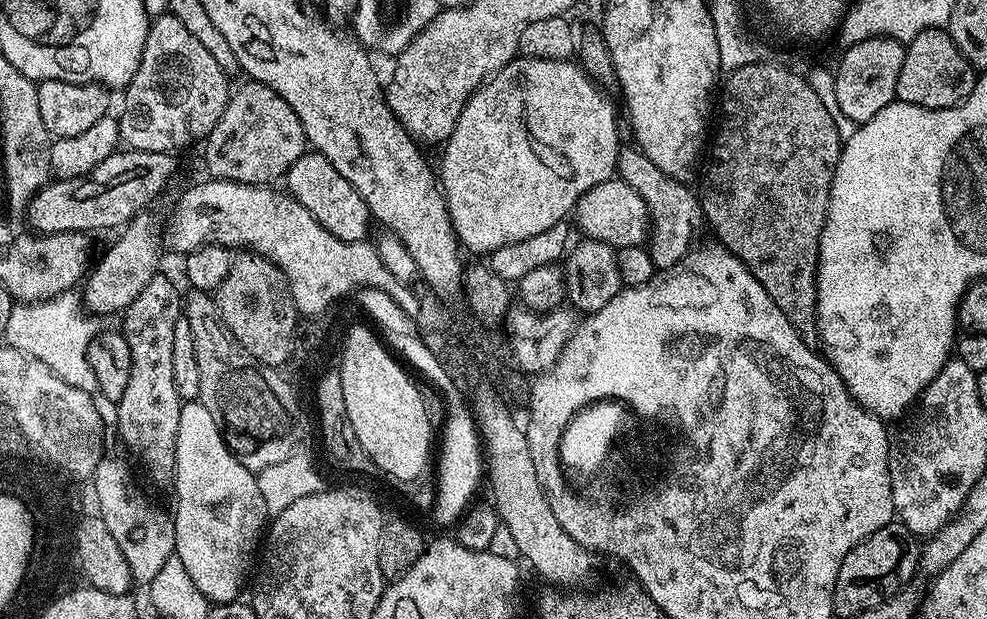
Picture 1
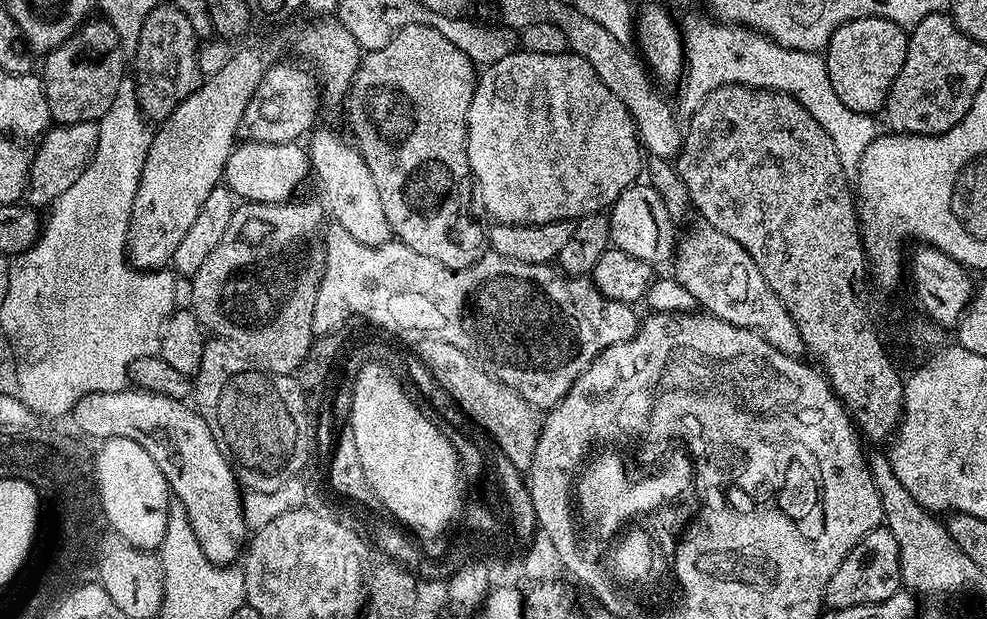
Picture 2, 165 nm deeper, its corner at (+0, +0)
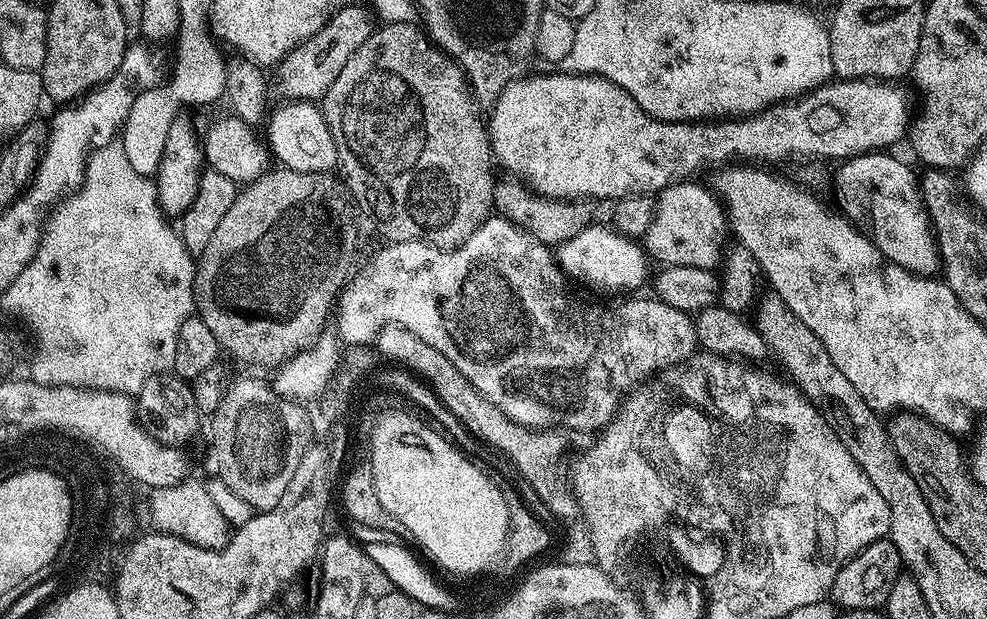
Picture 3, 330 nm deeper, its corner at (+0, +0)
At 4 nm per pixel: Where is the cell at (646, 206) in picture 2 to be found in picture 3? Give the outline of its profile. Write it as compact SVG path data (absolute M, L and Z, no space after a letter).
M673 182L655 197L652 221L642 237L647 255L667 266L694 266L715 269L722 260L720 243L726 232L724 205L707 187L692 182Z

